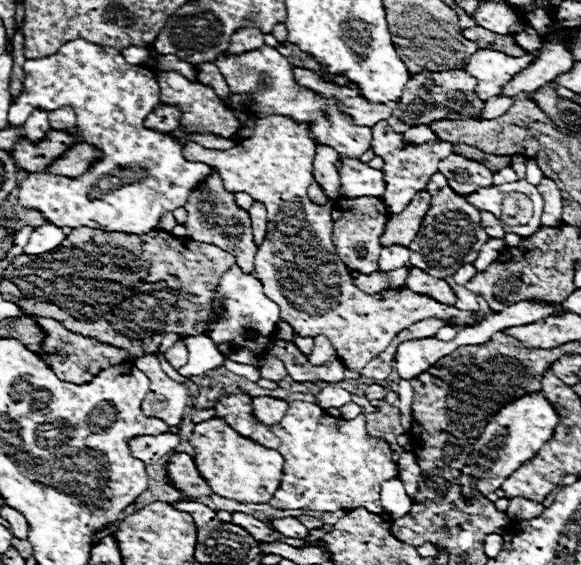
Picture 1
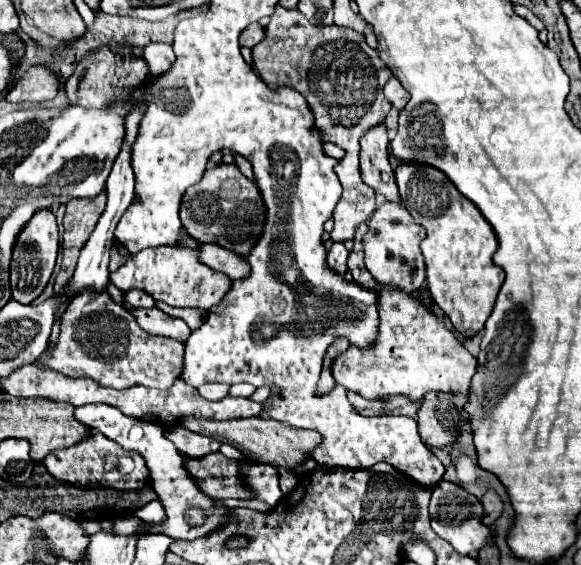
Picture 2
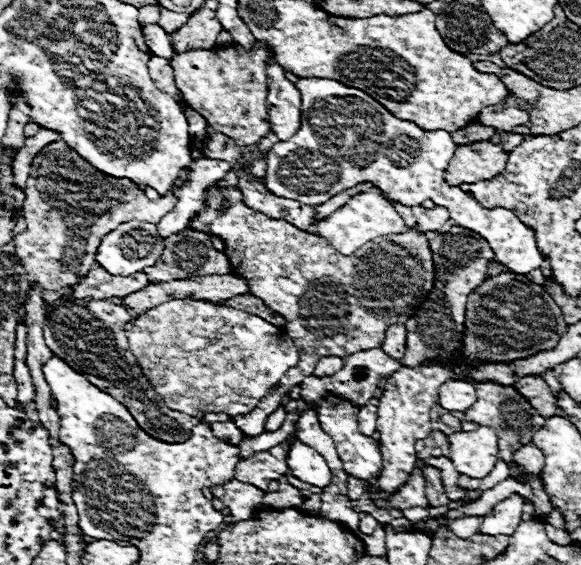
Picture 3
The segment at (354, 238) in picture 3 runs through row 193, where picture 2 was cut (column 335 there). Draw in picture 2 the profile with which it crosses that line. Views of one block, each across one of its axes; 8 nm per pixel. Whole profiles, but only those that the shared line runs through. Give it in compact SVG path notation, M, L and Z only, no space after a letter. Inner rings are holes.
M380 288L380 336L372 350L360 352L358 348L348 348L344 356L340 356L334 362L334 380L342 384L346 390L358 392L360 396L374 400L374 398L386 398L390 394L404 394L412 400L420 400L426 392L442 390L452 394L470 394L470 382L478 368L476 358L462 346L462 342L456 338L452 330L446 328L444 320L438 318L434 312L426 310L416 296L404 294L396 288Z

